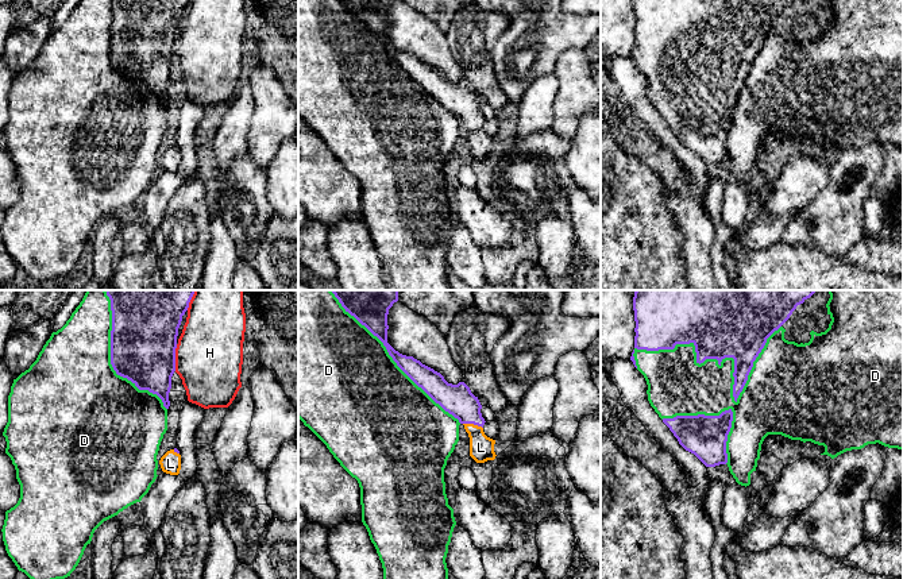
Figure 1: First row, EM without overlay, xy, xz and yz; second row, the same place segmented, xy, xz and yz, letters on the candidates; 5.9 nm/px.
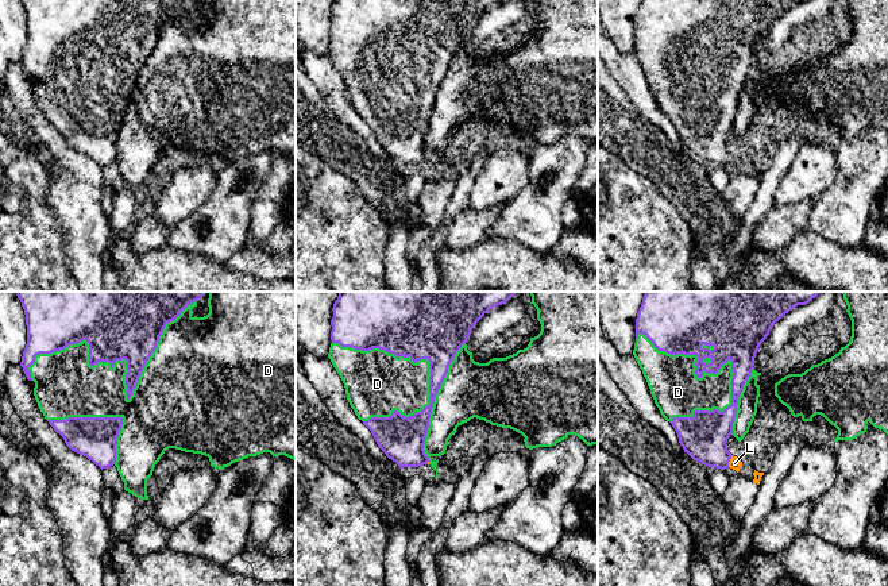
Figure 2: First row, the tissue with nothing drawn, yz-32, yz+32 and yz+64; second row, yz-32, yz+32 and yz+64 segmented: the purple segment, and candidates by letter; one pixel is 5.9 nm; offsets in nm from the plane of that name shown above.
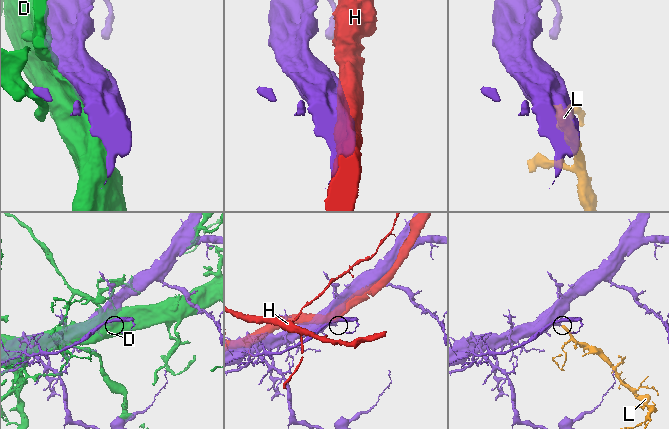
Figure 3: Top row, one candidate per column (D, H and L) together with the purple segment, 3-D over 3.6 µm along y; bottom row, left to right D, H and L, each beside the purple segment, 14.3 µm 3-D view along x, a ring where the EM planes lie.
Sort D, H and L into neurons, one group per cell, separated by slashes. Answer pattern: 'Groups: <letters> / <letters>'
Groups: D / H / L

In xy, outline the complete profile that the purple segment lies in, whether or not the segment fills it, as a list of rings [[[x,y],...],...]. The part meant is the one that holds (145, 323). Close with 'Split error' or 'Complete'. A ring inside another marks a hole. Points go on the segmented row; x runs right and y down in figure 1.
[[[105,290],[111,300],[111,364],[139,390],[157,394],[166,409],[175,371],[175,348],[182,316],[194,290]]]. Complete

